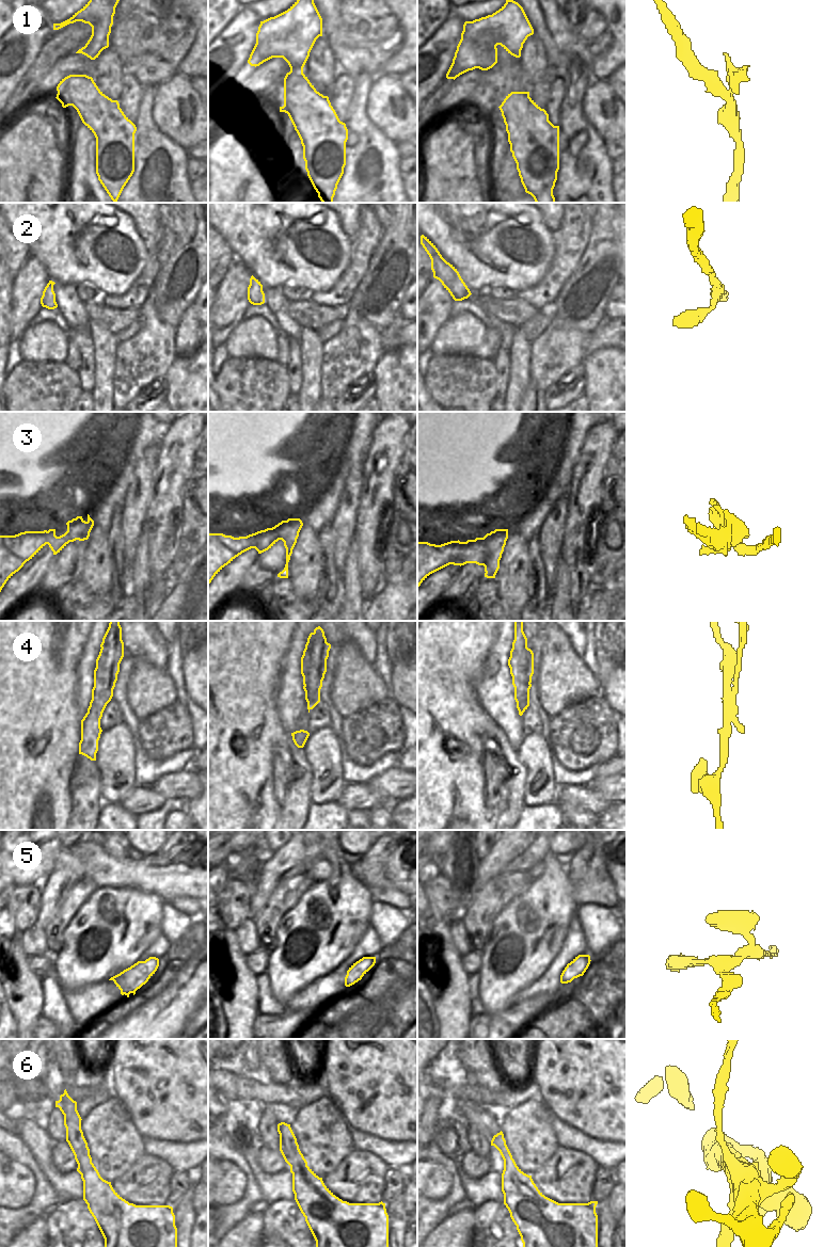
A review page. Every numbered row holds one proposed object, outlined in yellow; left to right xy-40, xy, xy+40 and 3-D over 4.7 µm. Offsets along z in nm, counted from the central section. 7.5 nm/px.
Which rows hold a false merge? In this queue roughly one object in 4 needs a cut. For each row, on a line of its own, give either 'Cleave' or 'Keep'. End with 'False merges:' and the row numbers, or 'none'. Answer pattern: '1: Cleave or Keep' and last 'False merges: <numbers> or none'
1: Keep
2: Keep
3: Cleave
4: Cleave
5: Keep
6: Cleave
False merges: 3, 4, 6

